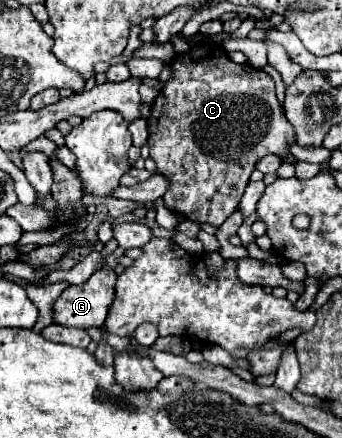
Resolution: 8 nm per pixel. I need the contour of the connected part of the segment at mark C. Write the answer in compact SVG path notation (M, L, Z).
M190 43L190 51L180 53L172 59L172 75L154 99L152 113L148 117L150 159L156 163L158 173L164 175L170 183L166 195L162 197L164 205L170 211L198 223L210 223L214 227L220 227L238 209L256 161L268 153L288 153L286 149L288 143L294 141L294 129L284 117L284 109L276 99L274 79L268 73L248 63L234 63L226 55L226 51L214 47L214 43Z

